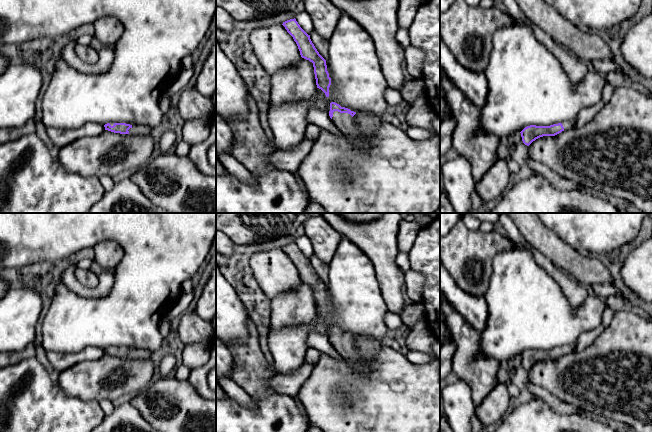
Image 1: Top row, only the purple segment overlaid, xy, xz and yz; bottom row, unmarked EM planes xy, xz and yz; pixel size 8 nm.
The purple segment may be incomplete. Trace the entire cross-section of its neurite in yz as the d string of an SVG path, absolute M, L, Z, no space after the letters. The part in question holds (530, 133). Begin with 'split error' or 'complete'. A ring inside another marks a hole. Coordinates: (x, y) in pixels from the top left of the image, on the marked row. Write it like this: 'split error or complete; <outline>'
split error; M575 119L550 126L530 125L525 127L520 133L522 141L529 146L536 139L543 136L555 136L564 130L575 128Z

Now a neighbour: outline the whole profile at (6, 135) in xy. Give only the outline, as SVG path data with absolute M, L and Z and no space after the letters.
M0 128L0 144L7 143L15 137L15 132L7 129Z

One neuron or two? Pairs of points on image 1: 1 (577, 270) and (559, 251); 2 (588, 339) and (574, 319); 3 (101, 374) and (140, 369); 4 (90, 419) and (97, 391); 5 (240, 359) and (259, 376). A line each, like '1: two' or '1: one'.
1: one
2: two
3: one
4: two
5: one

